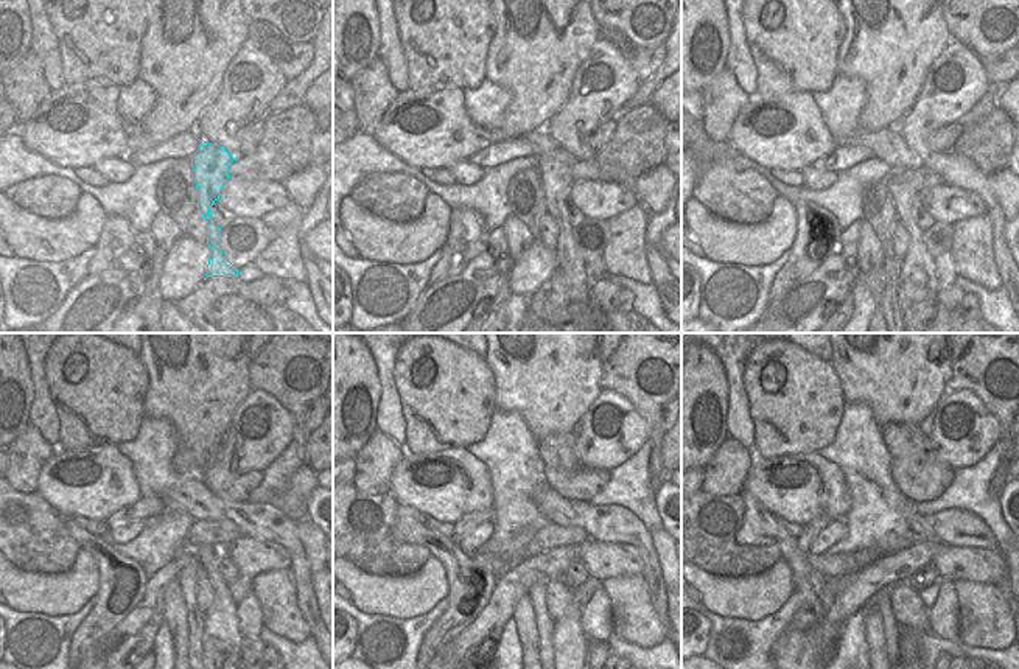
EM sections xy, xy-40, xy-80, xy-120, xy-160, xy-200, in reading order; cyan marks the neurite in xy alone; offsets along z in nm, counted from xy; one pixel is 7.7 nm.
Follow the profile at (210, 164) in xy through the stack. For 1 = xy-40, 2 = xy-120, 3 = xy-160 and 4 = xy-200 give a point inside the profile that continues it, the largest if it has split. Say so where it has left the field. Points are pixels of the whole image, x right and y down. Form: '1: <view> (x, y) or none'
1: xy-40 (556, 167)
2: xy-120 (221, 641)
3: xy-160 (570, 644)
4: xy-200 (909, 640)

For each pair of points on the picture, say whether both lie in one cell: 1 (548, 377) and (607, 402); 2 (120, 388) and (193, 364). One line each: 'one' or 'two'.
1: two
2: two

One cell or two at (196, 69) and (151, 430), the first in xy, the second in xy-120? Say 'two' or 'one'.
two

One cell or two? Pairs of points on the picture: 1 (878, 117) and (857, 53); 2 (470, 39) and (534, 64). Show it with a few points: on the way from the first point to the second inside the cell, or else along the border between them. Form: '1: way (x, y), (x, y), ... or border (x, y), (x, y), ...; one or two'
1: way (878, 101), (878, 73), (873, 69); one
2: border (495, 16), (495, 35), (489, 45), (484, 78); two

